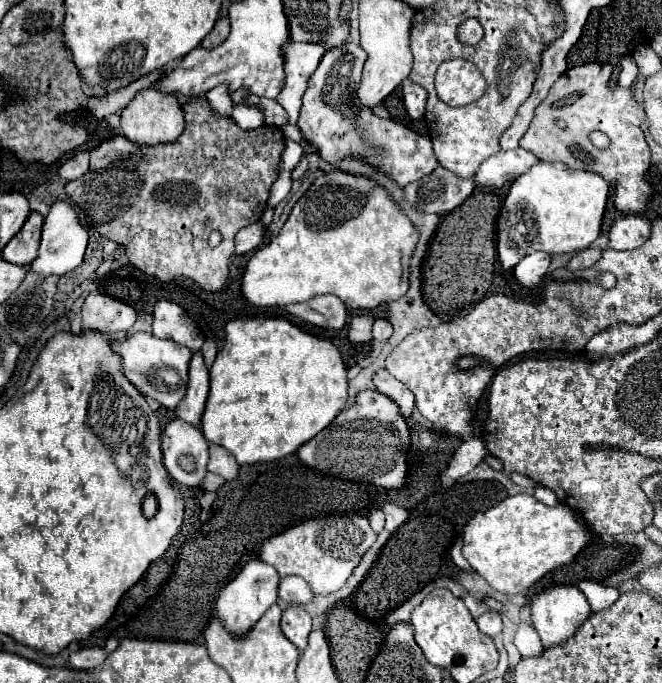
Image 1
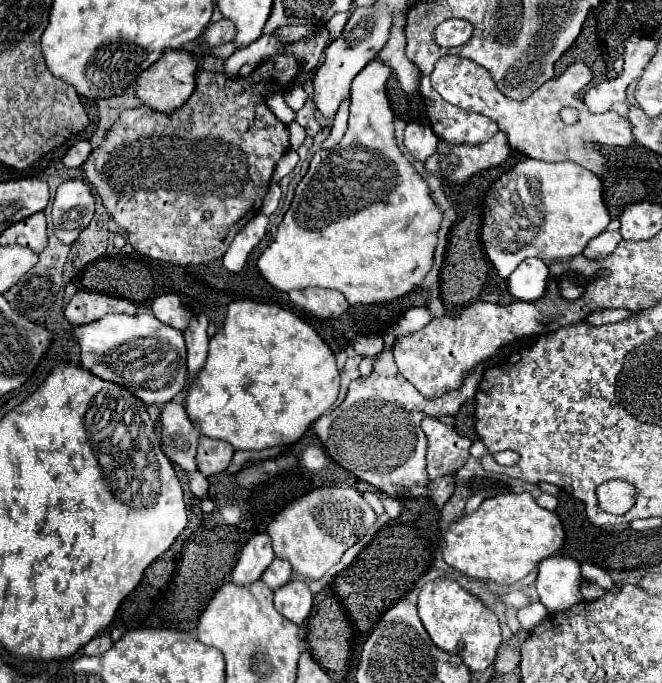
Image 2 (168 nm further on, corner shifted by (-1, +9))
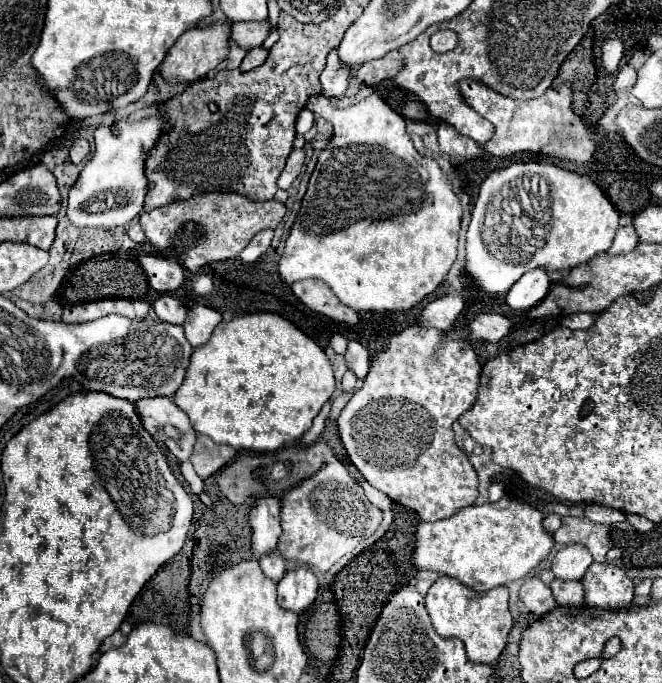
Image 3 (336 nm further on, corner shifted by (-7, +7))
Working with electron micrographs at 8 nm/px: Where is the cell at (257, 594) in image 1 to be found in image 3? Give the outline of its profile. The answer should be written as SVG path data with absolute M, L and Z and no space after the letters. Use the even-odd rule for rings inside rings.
M264 496L256 502L250 512L252 526L252 558L260 560L270 554L278 546L278 538L282 534L280 528L280 500L272 496Z

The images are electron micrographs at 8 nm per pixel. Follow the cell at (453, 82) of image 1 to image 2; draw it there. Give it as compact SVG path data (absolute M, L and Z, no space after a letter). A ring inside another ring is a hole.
M442 56L432 72L432 86L450 104L468 112L484 114L490 120L494 120L500 132L506 134L506 140L512 150L544 162L572 160L594 174L602 174L606 170L606 158L602 154L602 148L630 146L634 144L634 136L626 118L618 116L614 110L608 110L604 114L592 114L586 108L586 104L574 96L580 92L580 88L584 88L590 82L590 76L592 76L590 68L584 62L576 62L568 66L564 74L542 84L536 92L530 94L530 98L512 100L496 88L486 68L474 64L468 58ZM566 106L572 106L578 110L578 122L572 126L564 124L560 118L560 110ZM596 144L602 144L602 146L596 150Z

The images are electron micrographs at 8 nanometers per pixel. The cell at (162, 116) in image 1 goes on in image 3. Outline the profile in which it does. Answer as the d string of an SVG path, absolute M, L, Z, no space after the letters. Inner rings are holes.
M220 22L216 26L210 26L210 28L192 28L188 32L184 32L176 40L176 44L168 50L168 54L160 66L160 76L168 84L190 84L190 82L204 78L206 72L216 68L226 58L228 34L230 34L230 26L220 24Z

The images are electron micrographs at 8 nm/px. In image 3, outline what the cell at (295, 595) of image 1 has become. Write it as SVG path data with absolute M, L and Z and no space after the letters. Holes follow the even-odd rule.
M268 554L260 560L260 568L268 578L272 578L274 582L280 582L286 572L286 562L280 554Z

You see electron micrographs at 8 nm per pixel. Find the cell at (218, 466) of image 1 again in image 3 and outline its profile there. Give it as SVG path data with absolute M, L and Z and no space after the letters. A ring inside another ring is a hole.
M198 436L190 462L194 464L200 478L208 478L208 476L216 474L222 466L232 462L234 456L236 456L236 450L232 446L216 444L216 442L212 442L212 438Z

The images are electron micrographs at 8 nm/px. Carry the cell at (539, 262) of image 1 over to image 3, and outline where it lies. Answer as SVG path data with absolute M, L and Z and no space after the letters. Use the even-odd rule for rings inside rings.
M534 268L526 272L508 292L506 302L514 310L528 310L536 306L550 290L548 272L542 268Z

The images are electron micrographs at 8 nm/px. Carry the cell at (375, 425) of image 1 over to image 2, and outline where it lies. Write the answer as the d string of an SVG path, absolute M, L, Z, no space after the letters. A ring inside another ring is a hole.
M392 350L380 352L370 376L354 380L344 402L314 422L314 432L324 442L328 454L360 480L372 484L388 496L400 498L398 494L406 494L406 498L424 498L430 502L430 506L442 510L454 494L456 476L450 474L438 480L428 478L426 436L420 422L424 414L432 418L456 416L460 406L474 398L482 372L482 364L474 366L472 372L466 372L460 388L452 390L450 394L446 392L446 396L440 398L426 398L398 372Z

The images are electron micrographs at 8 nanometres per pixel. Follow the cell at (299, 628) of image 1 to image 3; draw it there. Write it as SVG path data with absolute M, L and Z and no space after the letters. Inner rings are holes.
M298 566L284 574L278 584L278 606L296 614L304 612L316 600L316 576L312 570Z

